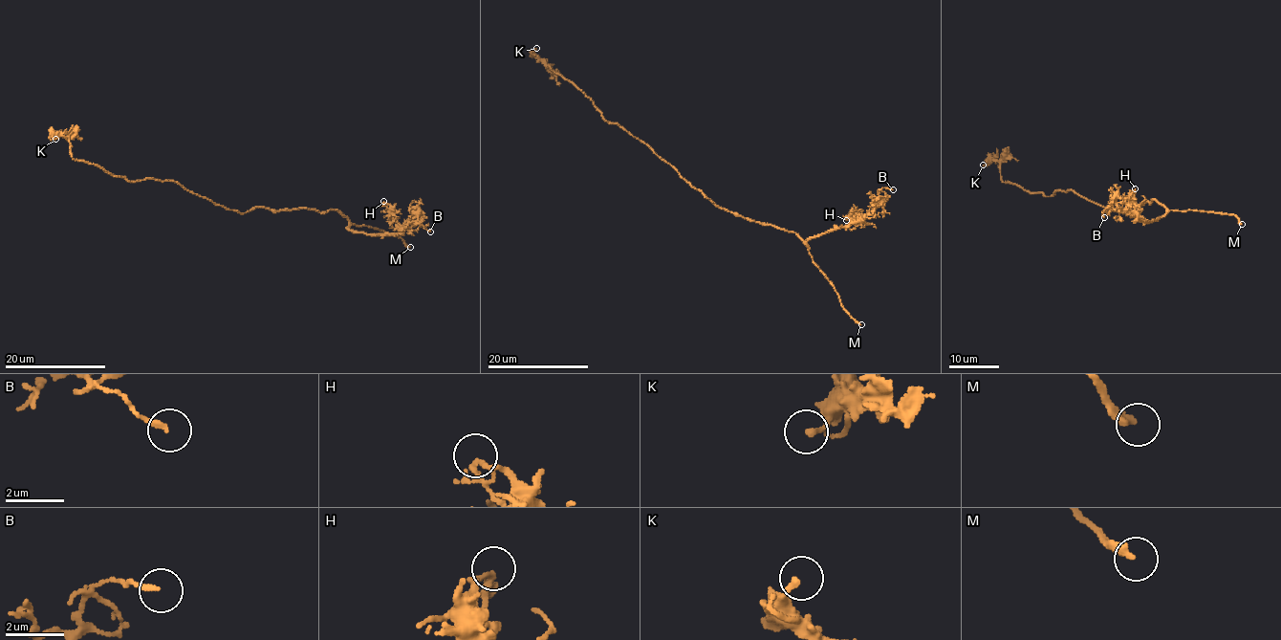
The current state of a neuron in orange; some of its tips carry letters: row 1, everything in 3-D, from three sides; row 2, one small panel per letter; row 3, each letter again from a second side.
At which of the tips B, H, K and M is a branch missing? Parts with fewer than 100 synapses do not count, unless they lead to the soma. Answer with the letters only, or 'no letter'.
M

